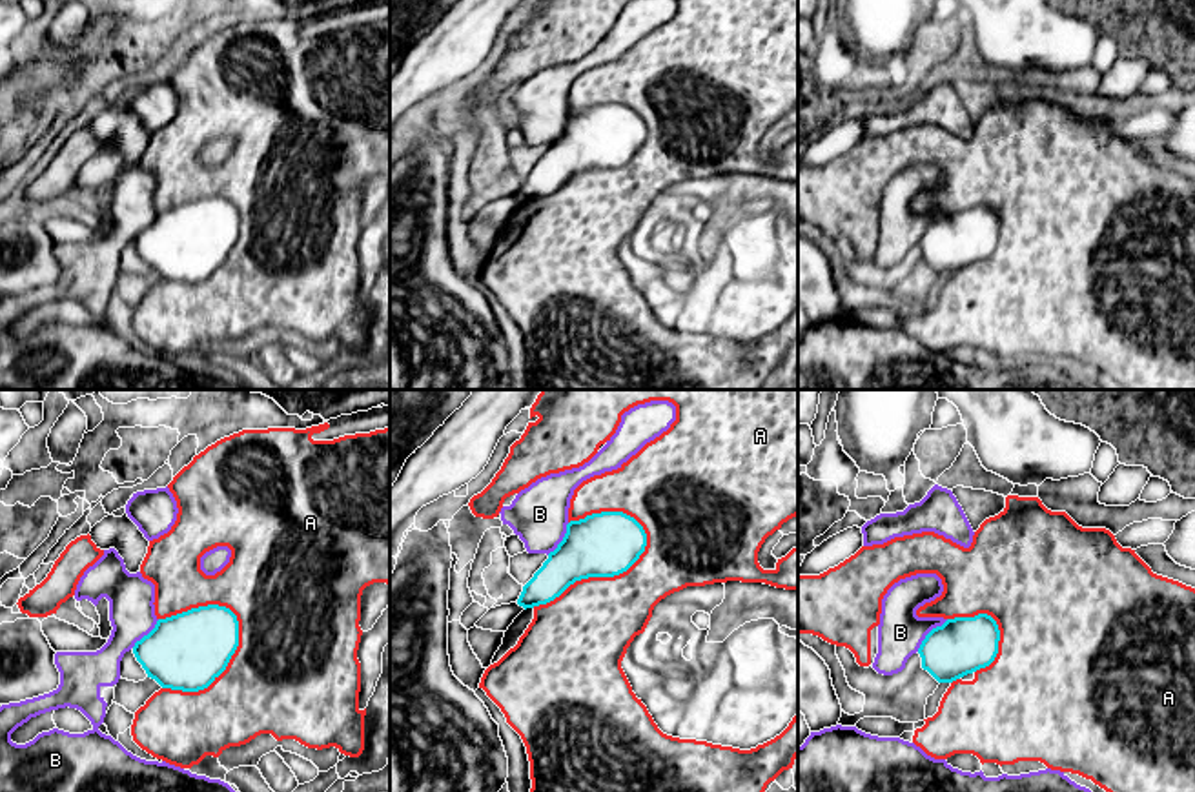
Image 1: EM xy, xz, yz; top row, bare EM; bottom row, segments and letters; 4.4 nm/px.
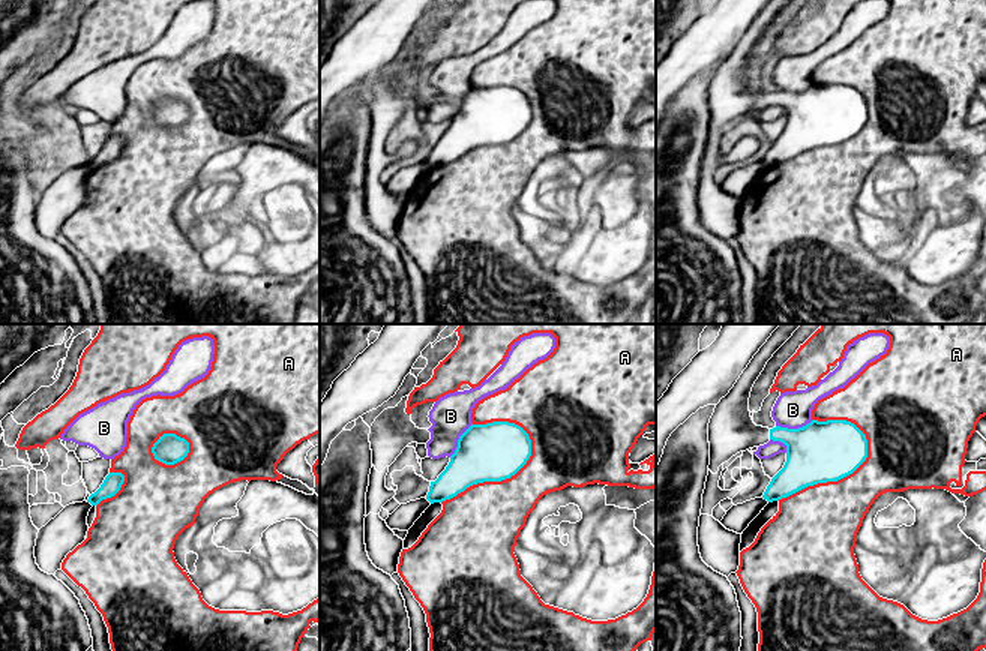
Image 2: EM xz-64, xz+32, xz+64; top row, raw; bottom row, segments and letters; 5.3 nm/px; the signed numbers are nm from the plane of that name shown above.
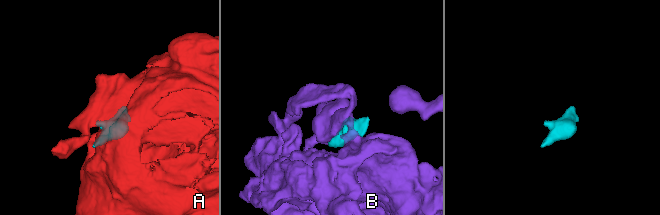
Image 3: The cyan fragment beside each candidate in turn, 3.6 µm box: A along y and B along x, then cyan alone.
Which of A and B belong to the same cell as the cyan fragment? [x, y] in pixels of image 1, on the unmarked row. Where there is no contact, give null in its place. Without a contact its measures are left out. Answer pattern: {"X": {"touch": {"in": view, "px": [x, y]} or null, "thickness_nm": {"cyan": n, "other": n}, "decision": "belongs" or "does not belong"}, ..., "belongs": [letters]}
{"A": {"touch": {"in": "xz", "px": [600, 168]}, "thickness_nm": {"cyan": 280, "other": 380}, "decision": "does not belong"}, "B": {"touch": {"in": "yz", "px": [929, 224]}, "thickness_nm": {"cyan": 260, "other": 200}, "decision": "does not belong"}, "belongs": []}

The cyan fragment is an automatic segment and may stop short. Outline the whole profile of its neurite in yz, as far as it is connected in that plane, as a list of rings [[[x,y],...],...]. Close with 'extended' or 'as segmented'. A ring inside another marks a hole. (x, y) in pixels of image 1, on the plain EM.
[[[987,206],[947,211],[922,233],[922,260],[938,275],[953,275],[989,259],[998,246],[1000,222]]] | as segmented

